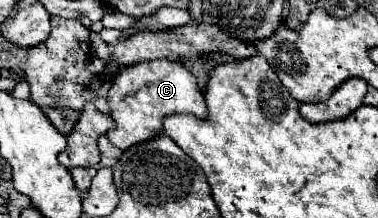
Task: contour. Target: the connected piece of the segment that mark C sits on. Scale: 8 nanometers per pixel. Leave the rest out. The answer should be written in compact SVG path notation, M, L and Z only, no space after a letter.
M170 59L142 61L128 65L118 71L114 83L108 91L110 117L116 121L116 129L108 131L106 137L122 151L158 135L162 131L162 119L172 113L194 113L198 117L206 115L204 95L196 85L196 77L182 65Z

